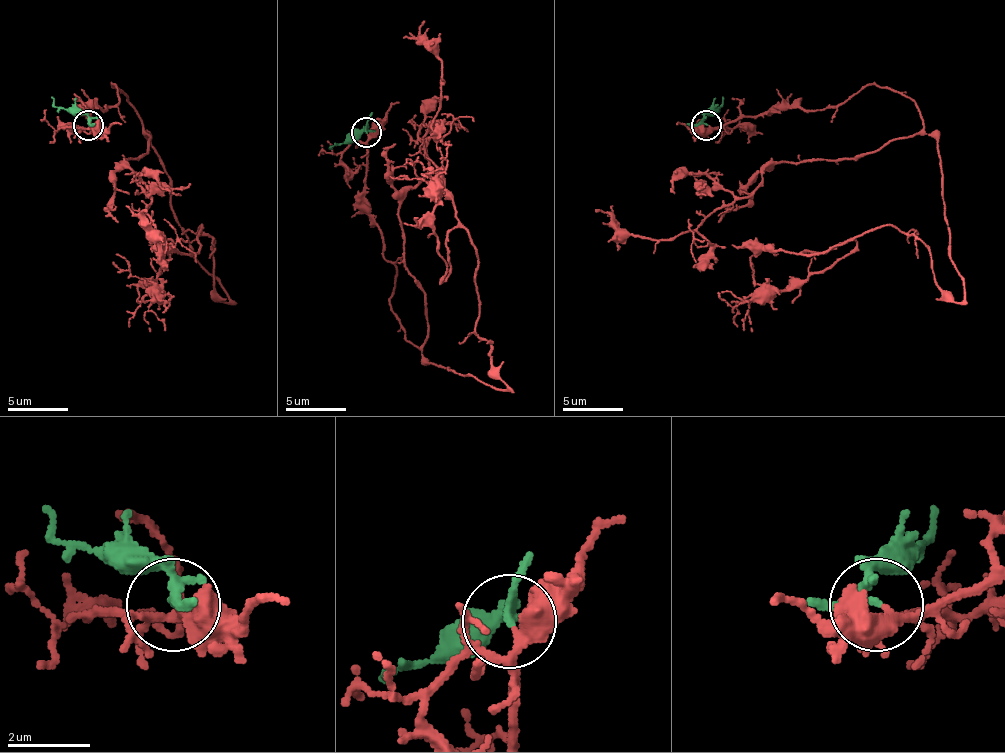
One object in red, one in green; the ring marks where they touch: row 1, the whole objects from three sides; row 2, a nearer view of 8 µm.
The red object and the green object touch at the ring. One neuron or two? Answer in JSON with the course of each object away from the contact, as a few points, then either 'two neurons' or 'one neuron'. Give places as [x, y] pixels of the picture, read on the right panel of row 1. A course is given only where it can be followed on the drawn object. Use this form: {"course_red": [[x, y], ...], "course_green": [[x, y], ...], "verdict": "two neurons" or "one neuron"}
{"course_red": [[707, 124], [905, 94], [965, 298], [875, 226], [803, 253], [857, 244], [737, 328]], "course_green": [[707, 124], [704, 118], [725, 97]], "verdict": "one neuron"}

